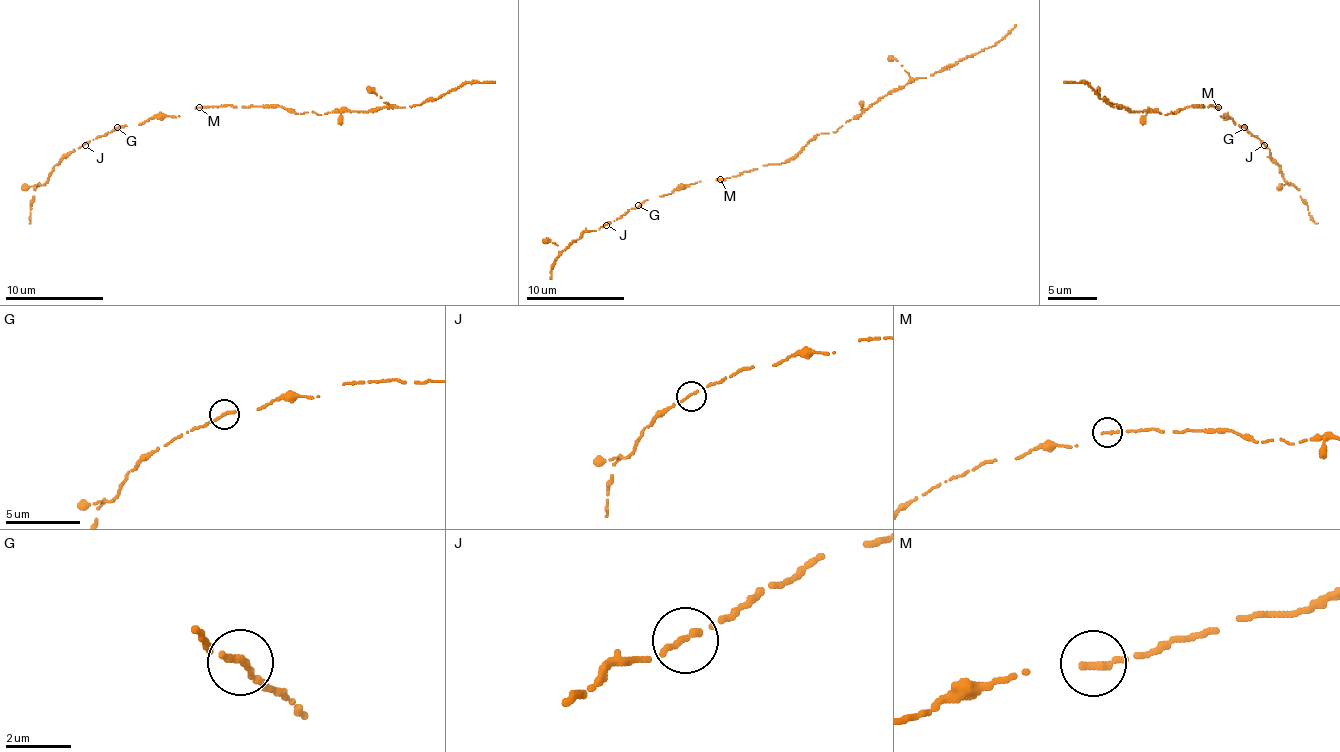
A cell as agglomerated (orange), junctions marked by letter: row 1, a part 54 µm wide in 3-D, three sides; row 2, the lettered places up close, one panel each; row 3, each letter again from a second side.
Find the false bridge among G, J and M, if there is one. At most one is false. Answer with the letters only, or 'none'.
none

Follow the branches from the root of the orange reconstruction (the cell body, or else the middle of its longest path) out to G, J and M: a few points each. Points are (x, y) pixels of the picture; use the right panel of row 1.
G: (1205, 105), (1219, 108), (1222, 118), (1227, 115), (1234, 125), (1244, 127)
J: (1205, 105), (1219, 108), (1222, 118), (1227, 115), (1234, 125), (1242, 125), (1264, 145)
M: (1205, 105), (1217, 108)

